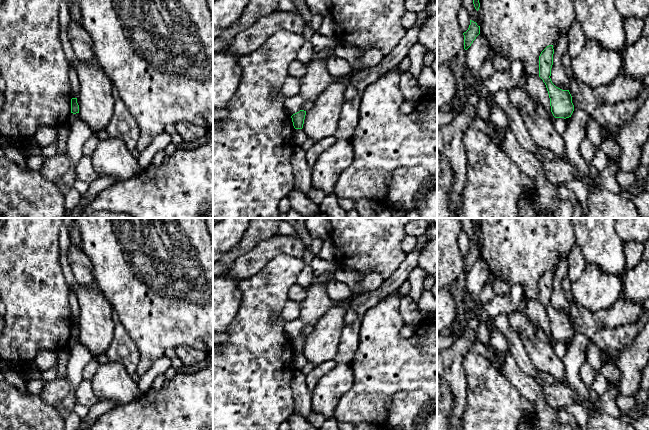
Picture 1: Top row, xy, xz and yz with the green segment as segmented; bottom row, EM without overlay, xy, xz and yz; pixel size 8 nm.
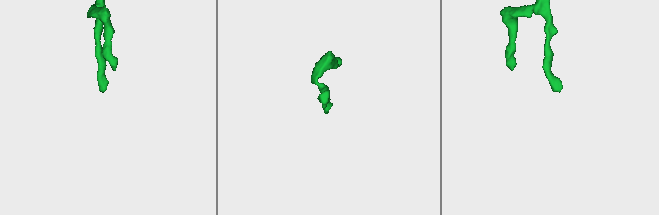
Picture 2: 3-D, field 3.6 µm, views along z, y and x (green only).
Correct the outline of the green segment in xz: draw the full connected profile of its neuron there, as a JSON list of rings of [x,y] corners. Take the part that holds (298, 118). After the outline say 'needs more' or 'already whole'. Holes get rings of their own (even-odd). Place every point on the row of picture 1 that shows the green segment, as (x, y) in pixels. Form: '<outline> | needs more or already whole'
[[[300,110],[299,112],[293,114],[291,116],[293,126],[295,129],[302,129],[303,128],[305,115],[306,115],[306,111]]] | already whole

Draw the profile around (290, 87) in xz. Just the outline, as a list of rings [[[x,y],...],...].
[[[288,75],[282,85],[281,91],[285,99],[299,94],[299,79]]]

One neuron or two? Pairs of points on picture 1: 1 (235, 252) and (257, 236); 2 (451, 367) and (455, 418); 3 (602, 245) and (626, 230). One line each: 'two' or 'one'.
1: one
2: one
3: two

